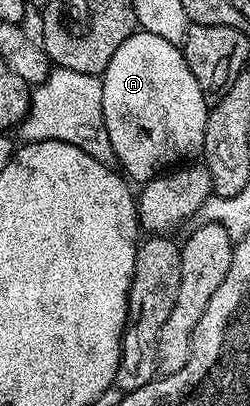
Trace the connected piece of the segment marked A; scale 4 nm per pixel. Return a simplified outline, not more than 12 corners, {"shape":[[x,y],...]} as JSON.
{"shape":[[135,29],[100,77],[117,165],[145,184],[201,151],[179,47]]}

